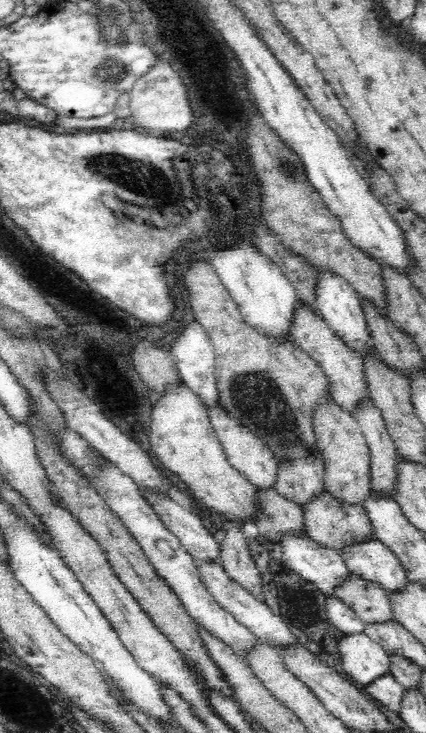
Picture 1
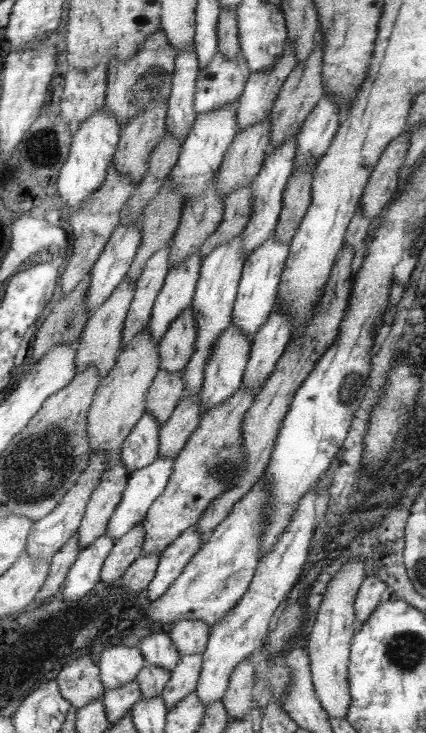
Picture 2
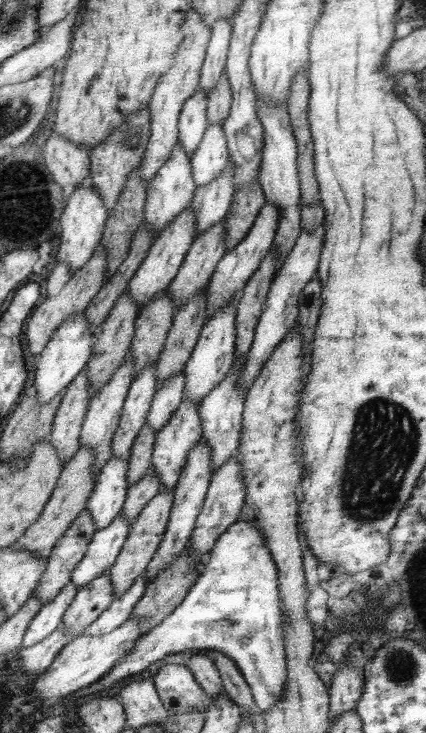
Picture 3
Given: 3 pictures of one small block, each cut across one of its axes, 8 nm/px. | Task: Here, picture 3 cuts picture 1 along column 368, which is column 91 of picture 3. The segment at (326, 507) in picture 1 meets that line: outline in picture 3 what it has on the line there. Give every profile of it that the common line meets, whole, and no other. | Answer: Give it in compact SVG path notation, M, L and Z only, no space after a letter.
M84 510L63 534L54 552L50 553L46 570L33 590L35 597L44 604L52 602L72 580L72 574L86 557L87 546L96 532L94 518Z

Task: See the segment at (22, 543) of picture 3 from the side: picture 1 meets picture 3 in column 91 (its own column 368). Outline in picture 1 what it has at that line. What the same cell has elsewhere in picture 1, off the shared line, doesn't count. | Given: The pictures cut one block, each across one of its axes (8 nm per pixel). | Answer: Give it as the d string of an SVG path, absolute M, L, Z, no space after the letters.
M333 400L320 402L315 413L315 436L317 436L320 455L326 467L325 490L343 505L364 505L372 488L371 457L356 419L350 413L342 411Z

